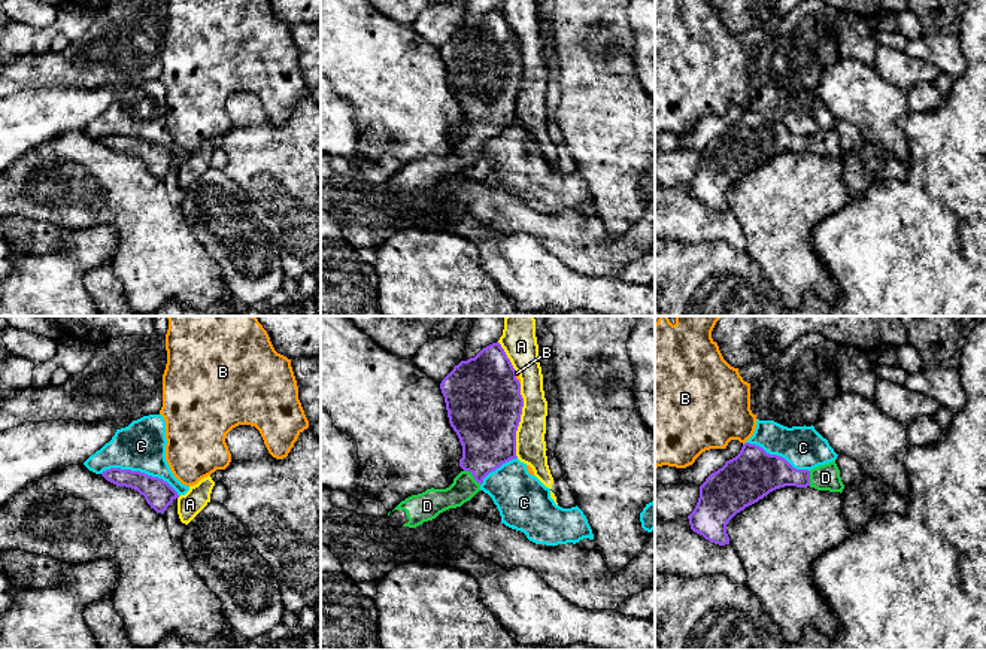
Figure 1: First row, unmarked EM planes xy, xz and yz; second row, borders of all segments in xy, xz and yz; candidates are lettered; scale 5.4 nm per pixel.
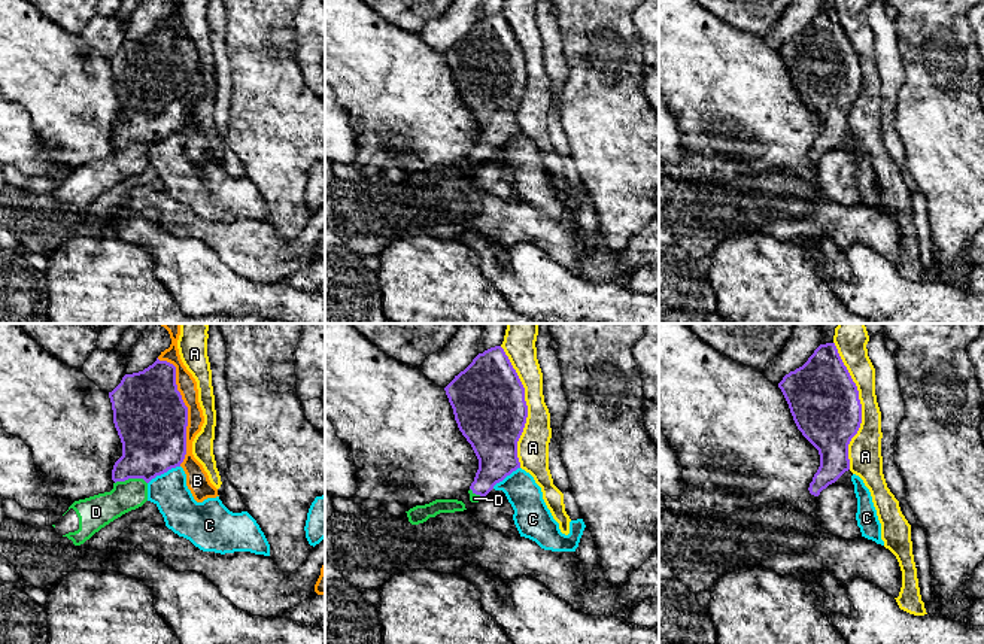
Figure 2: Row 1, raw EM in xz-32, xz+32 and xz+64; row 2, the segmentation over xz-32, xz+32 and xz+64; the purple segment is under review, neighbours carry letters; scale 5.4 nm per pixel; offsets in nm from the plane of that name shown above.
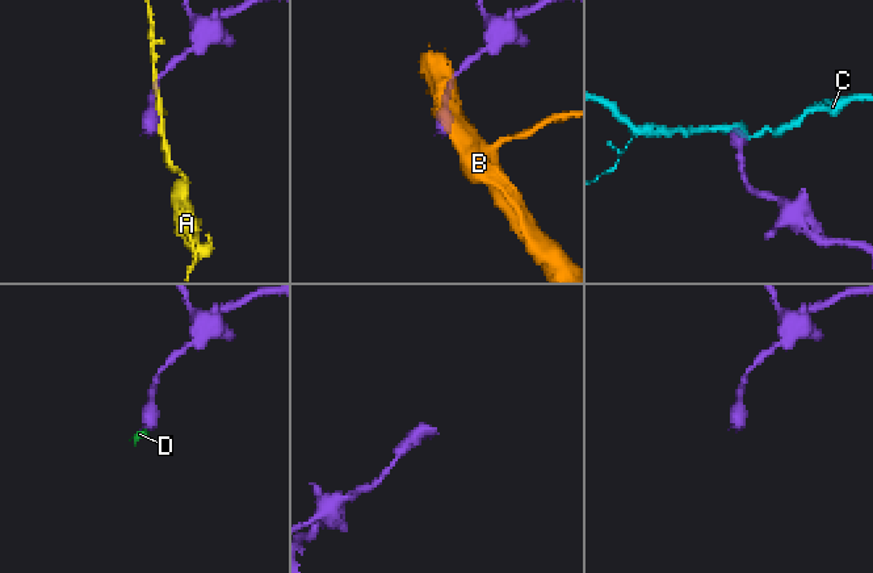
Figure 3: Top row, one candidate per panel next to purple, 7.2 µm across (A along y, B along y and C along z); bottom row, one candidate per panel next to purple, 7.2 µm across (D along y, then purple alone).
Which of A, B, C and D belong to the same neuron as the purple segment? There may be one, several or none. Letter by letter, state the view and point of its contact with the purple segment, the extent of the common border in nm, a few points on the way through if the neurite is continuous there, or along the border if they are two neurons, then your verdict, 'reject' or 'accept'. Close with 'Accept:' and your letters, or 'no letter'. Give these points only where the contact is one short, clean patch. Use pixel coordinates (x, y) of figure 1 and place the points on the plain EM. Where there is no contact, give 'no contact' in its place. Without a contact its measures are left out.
A: meets purple in xz at (519, 87); contact 400 nm long; reject
B: meets purple in xz at (516, 45); contact 70 nm long; reject
C: meets purple in xy at (139, 137); contact 440 nm long; reject
D: meets purple in xz at (473, 142); contact 120 nm long; runs through xz (487, 99), (487, 112), (473, 142), (452, 163), (434, 167); accept
Accept: D

